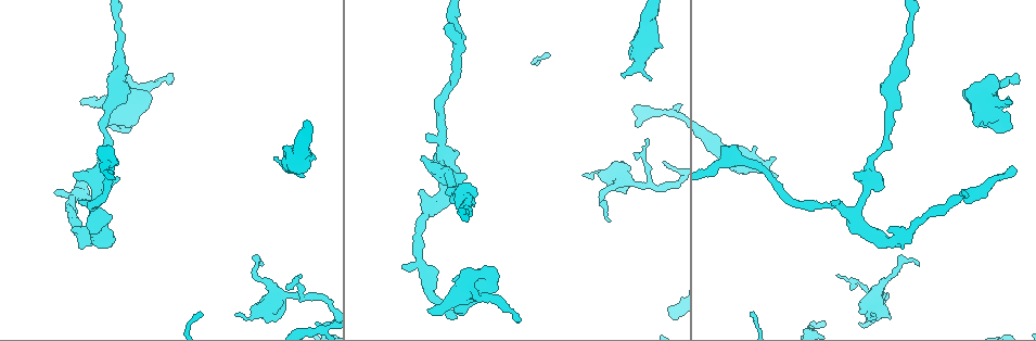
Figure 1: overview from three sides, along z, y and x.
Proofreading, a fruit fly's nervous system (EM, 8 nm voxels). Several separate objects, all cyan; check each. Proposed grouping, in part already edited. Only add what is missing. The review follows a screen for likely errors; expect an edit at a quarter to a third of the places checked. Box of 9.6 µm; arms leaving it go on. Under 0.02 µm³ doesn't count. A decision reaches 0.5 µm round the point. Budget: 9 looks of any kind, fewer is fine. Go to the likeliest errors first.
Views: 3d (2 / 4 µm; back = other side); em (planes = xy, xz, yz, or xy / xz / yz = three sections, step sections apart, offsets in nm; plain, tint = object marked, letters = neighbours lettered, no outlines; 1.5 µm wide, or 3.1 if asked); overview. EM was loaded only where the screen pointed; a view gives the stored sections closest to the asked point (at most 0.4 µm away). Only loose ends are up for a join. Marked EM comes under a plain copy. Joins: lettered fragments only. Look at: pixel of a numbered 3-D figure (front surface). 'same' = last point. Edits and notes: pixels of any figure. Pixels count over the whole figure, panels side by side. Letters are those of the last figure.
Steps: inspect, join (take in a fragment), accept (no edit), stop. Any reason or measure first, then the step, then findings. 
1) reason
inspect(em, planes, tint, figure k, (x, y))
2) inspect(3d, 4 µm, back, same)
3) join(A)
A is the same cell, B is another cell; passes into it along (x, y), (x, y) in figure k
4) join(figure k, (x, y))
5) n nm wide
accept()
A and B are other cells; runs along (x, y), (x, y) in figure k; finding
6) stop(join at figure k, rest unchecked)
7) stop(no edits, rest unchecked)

thick end
inspect(3d, 4 µm, figure 1, (776, 175))

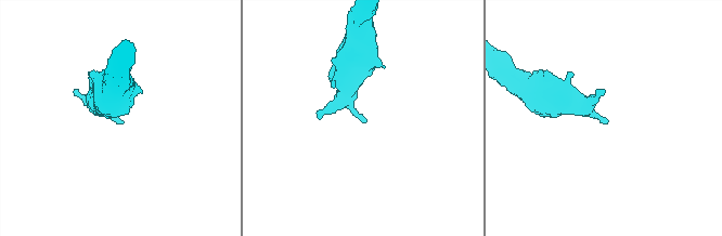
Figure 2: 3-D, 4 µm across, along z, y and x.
inspect(em, planes, letters, figure 2, (123, 123))

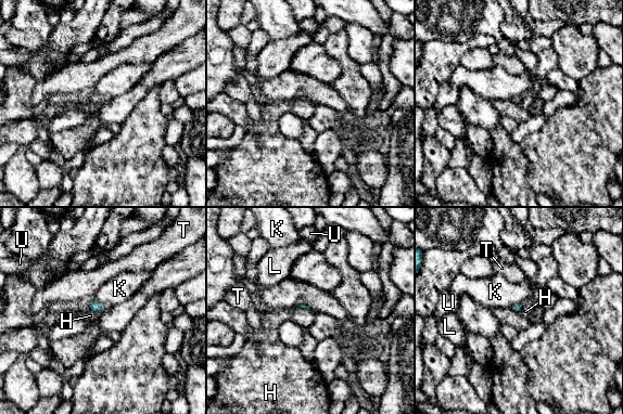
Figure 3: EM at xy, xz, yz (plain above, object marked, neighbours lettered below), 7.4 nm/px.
accept()
H, K, L, T and U are other cells; no lettered fragment goes on from it

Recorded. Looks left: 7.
an open end
inspect(em, yz, step 4, tint, figure 1, (1012, 170))

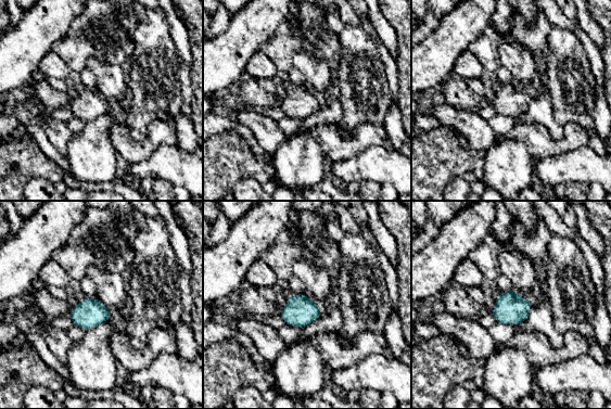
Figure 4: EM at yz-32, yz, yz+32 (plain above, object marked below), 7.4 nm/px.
cut it another way
inspect(em, planes, letters, same)

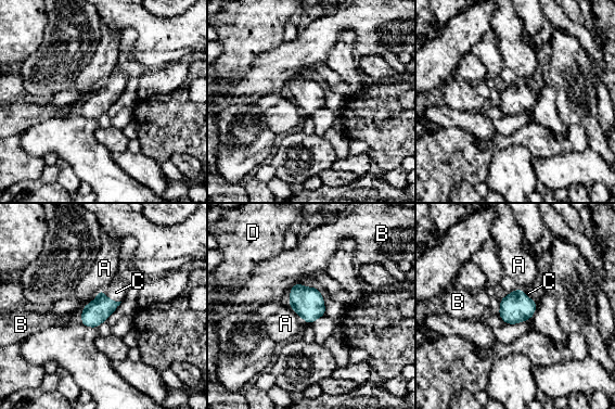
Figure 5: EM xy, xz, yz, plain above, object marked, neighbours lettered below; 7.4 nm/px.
join(C)
C is the same cell, A, B and D are other cells; passes into it along (93, 314), (109, 298), (116, 290) in figure 5; it goes on there

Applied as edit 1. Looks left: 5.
free end
inspect(3d, 4 µm, figure 1, (236, 314))

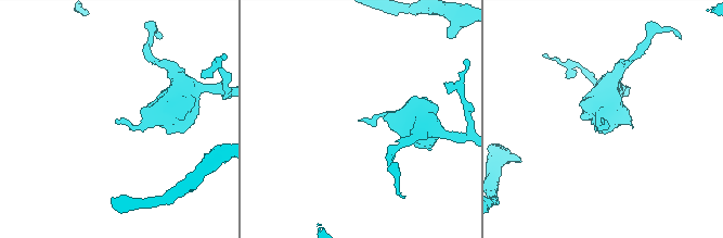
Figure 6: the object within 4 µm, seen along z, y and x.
inspect(em, planes, letters, figure 6, (602, 124))

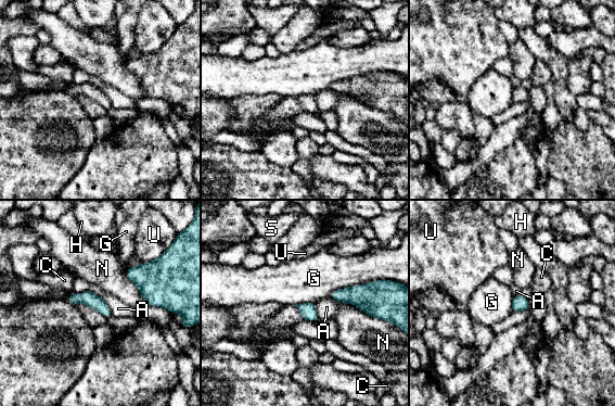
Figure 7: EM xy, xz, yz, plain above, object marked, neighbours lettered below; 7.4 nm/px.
accept()
A, C, G, H, N, S and U are other cells; runs along (72, 299), (91, 299), (109, 314) in figure 7; no lettered fragment goes on from it

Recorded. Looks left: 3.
branch stops here
inspect(3d, 2 µm, figure 1, (318, 322))

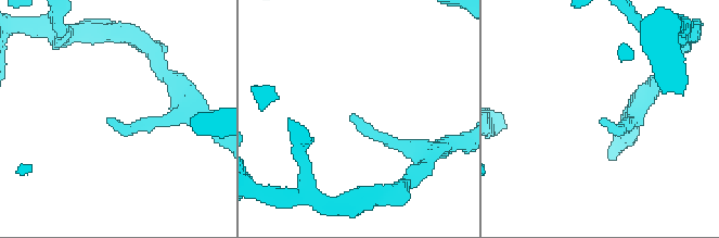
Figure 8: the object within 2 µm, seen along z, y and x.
need the tissue
inspect(em, xy, step 4, letters, figure 8, (601, 117))

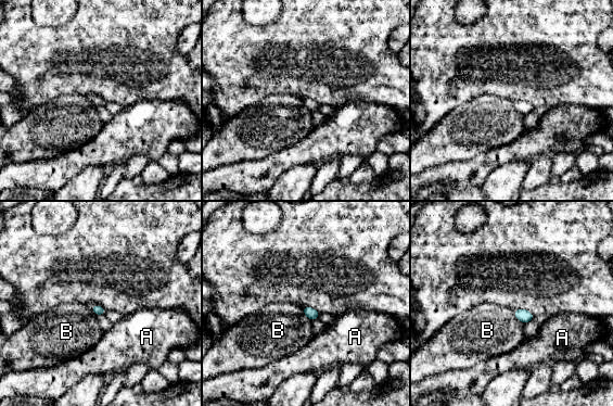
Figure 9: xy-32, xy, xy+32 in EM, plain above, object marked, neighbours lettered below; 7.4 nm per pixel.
another direction
inspect(em, planes, letters, same)

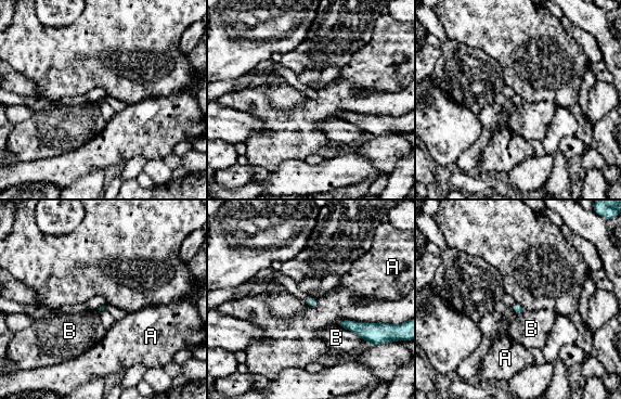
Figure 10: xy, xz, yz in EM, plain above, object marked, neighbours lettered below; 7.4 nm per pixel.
accept()
A and B are other cells; border along (338, 325), (356, 332), (369, 344) in figure 10; none of them fits

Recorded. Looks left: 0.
stop(join at figure 5, rest unchecked)

